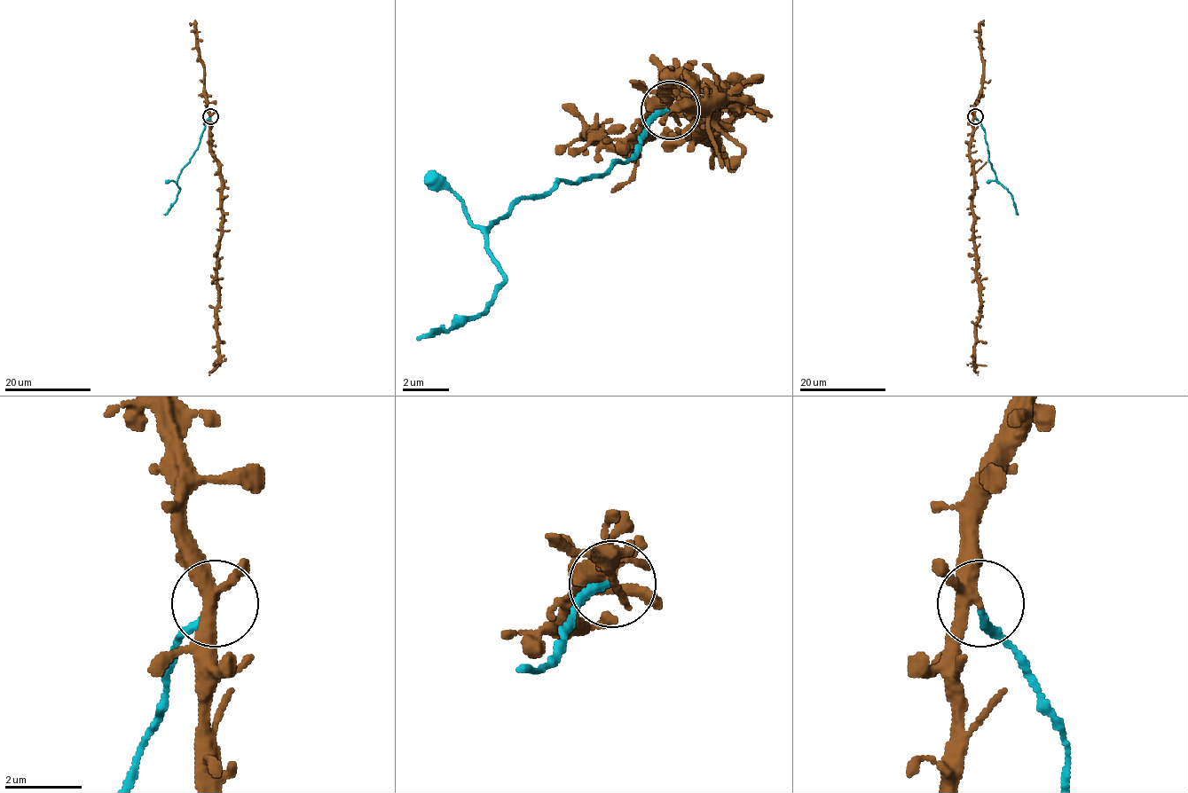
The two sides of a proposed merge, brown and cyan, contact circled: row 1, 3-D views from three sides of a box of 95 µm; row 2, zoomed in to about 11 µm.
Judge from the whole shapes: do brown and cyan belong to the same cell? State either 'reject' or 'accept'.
reject

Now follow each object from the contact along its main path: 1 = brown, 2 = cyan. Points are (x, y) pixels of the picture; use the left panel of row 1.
1: (210, 116), (211, 154), (217, 165), (221, 180), (222, 215), (216, 280), (217, 365), (209, 375)
2: (210, 117), (206, 121), (197, 149), (177, 180), (180, 189), (178, 194), (164, 214)

